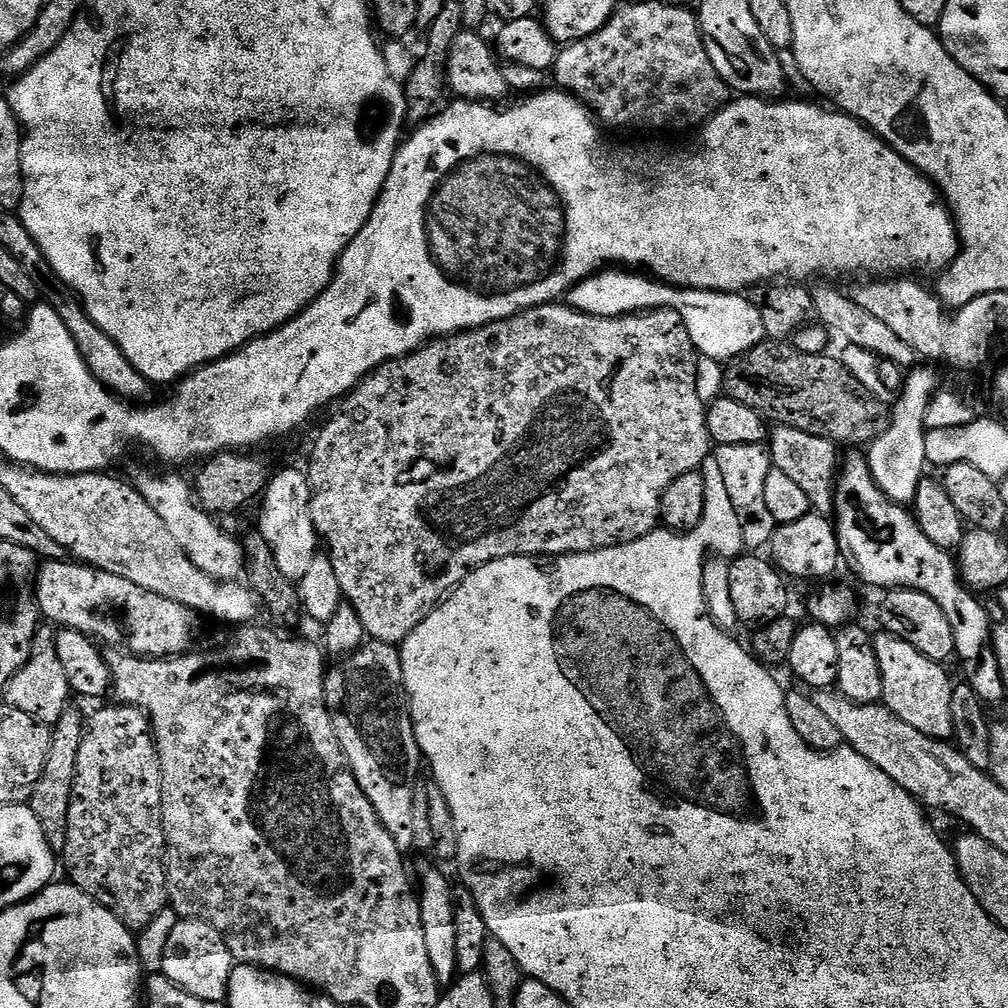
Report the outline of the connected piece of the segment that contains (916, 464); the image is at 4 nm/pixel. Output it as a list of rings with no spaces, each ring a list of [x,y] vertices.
[[[924,366],[928,368],[915,367],[909,371],[910,375],[902,390],[902,394],[895,399],[893,403],[888,430],[884,431],[880,435],[879,439],[874,440],[868,446],[866,455],[868,458],[868,465],[871,468],[871,473],[874,474],[875,481],[878,482],[878,486],[883,490],[892,501],[896,504],[903,504],[905,506],[911,505],[917,496],[918,486],[924,479],[926,472],[924,468],[927,467],[926,456],[926,436],[928,429],[926,427],[927,412],[934,399],[934,395],[939,391],[940,385],[938,385],[938,376],[930,368],[930,366]]]

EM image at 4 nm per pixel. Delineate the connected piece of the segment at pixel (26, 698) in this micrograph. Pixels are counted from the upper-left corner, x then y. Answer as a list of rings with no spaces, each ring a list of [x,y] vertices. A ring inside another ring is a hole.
[[[52,626],[37,628],[26,666],[22,666],[22,670],[18,670],[14,678],[10,678],[2,694],[3,703],[14,706],[14,710],[22,710],[22,714],[30,714],[30,718],[49,726],[62,718],[62,714],[70,706],[71,700],[68,699],[73,699],[74,696],[66,678],[66,670],[62,670],[62,662],[58,659],[56,634],[57,629]]]

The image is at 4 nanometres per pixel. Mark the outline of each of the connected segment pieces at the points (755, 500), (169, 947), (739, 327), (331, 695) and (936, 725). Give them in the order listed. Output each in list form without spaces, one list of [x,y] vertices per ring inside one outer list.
[[[750,443],[743,446],[718,446],[714,452],[714,462],[721,467],[726,490],[734,505],[738,524],[742,531],[745,549],[750,552],[761,551],[771,543],[778,527],[766,503],[766,480],[774,470],[771,451],[764,444]]]
[[[177,919],[174,931],[166,942],[166,958],[160,967],[160,972],[167,980],[186,990],[186,994],[194,994],[194,998],[202,998],[220,1006],[227,1001],[233,967],[230,950],[214,926],[201,920]]]
[[[601,270],[595,276],[588,276],[580,284],[576,284],[568,292],[566,303],[570,308],[585,312],[591,316],[614,318],[615,316],[634,316],[637,312],[652,312],[655,308],[674,310],[686,322],[686,330],[690,330],[690,338],[694,342],[697,353],[719,362],[731,362],[746,350],[758,346],[765,340],[764,323],[759,307],[747,300],[747,295],[734,292],[707,292],[701,288],[677,288],[675,284],[666,284],[659,278],[641,274],[636,270]]]
[[[372,640],[363,644],[357,652],[351,652],[347,658],[339,661],[340,668],[329,667],[324,677],[324,697],[328,707],[337,717],[344,716],[348,724],[356,724],[356,728],[337,727],[338,742],[348,760],[358,786],[362,786],[362,794],[370,798],[382,826],[390,830],[394,842],[401,850],[411,849],[416,842],[414,834],[414,794],[416,781],[421,779],[420,764],[422,753],[416,741],[416,731],[412,725],[412,710],[408,702],[408,691],[404,685],[402,674],[402,658],[399,647],[395,644],[384,644],[380,640]]]
[[[881,631],[879,635],[875,641],[878,666],[882,670],[884,707],[898,714],[902,722],[914,726],[914,730],[922,730],[922,734],[935,740],[951,741],[956,730],[956,717],[952,698],[954,680],[948,677],[944,669],[947,667],[939,660],[926,658],[926,654],[918,654],[910,642],[902,642],[902,638],[894,634]]]

